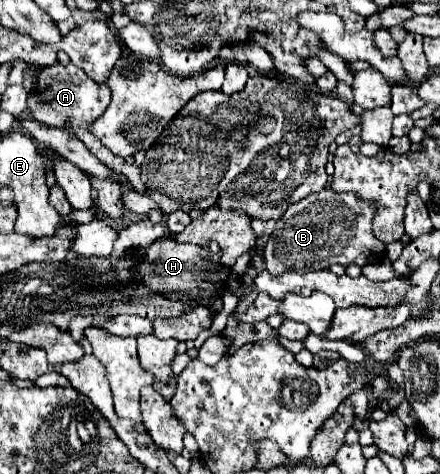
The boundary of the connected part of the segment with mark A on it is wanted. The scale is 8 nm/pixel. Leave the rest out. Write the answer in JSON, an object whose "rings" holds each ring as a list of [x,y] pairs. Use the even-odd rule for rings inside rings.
{"rings":[[[55,63],[49,67],[41,67],[27,91],[27,109],[31,119],[57,129],[71,129],[69,133],[75,135],[77,127],[91,127],[91,123],[103,113],[103,105],[109,103],[111,89],[105,83],[95,83],[85,75],[83,69],[75,67],[73,63],[63,65]]]}

